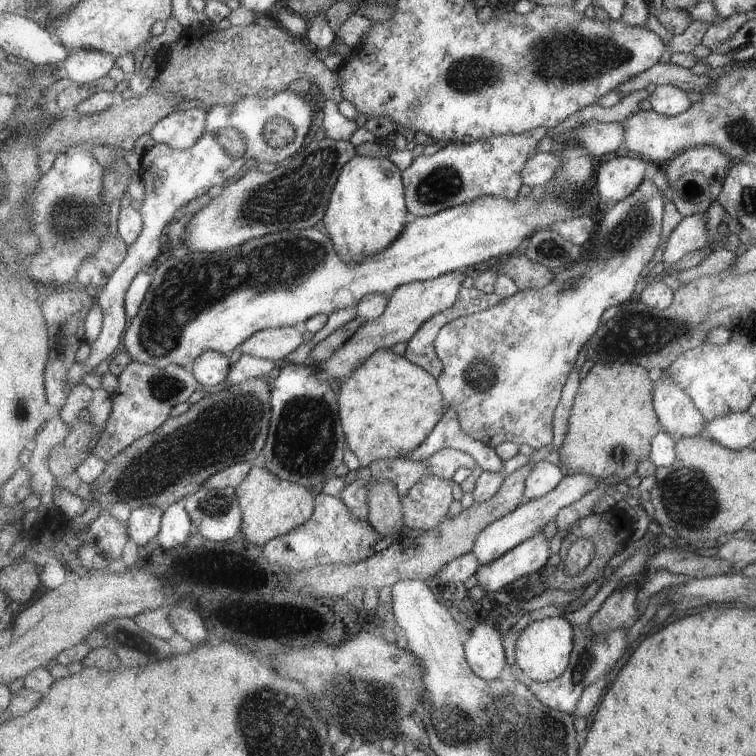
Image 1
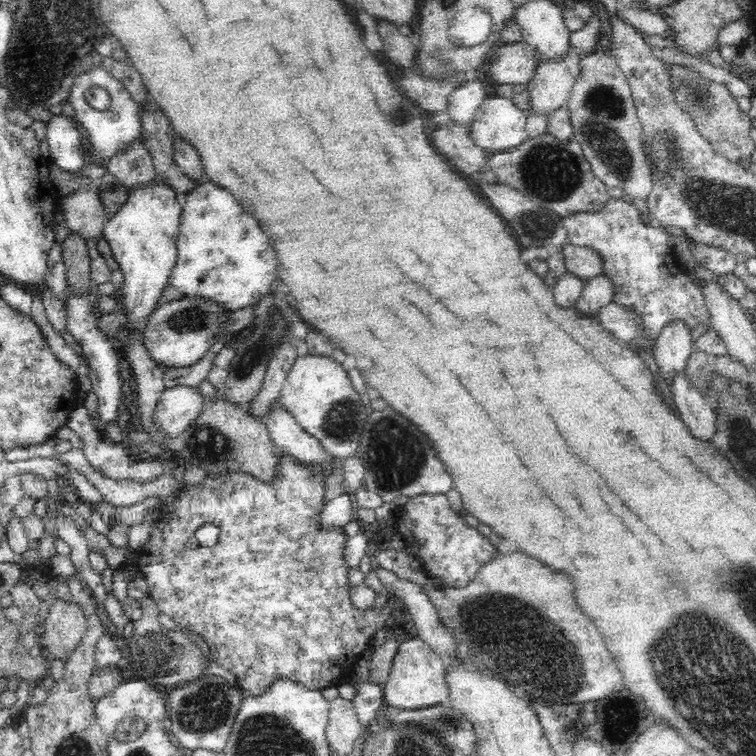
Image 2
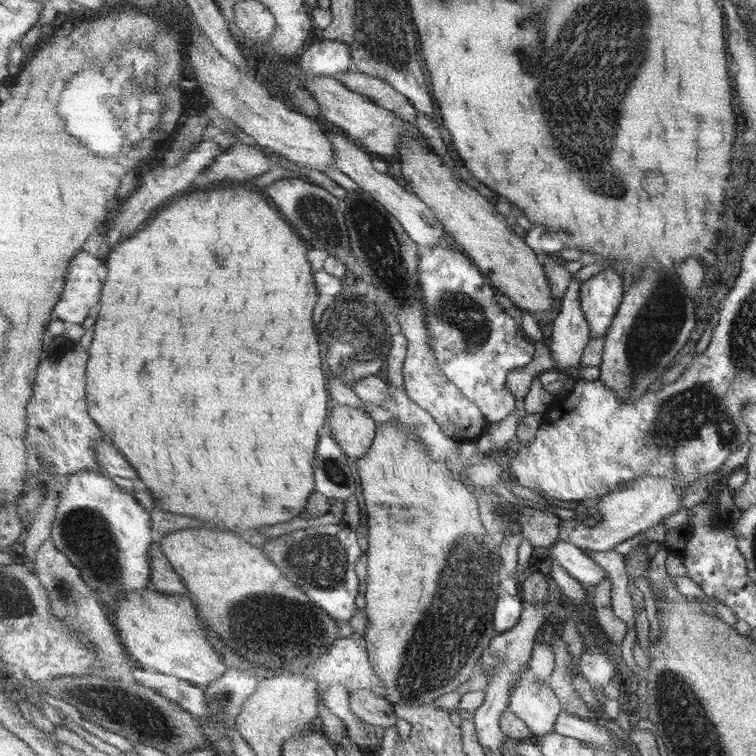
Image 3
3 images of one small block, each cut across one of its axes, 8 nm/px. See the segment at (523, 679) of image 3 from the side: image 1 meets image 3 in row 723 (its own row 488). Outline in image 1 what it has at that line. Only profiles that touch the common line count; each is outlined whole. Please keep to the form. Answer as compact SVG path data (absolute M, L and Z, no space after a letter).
M549 459L540 460L527 478L525 501L533 501L547 496L559 486L565 477L563 470L555 462L549 462Z

